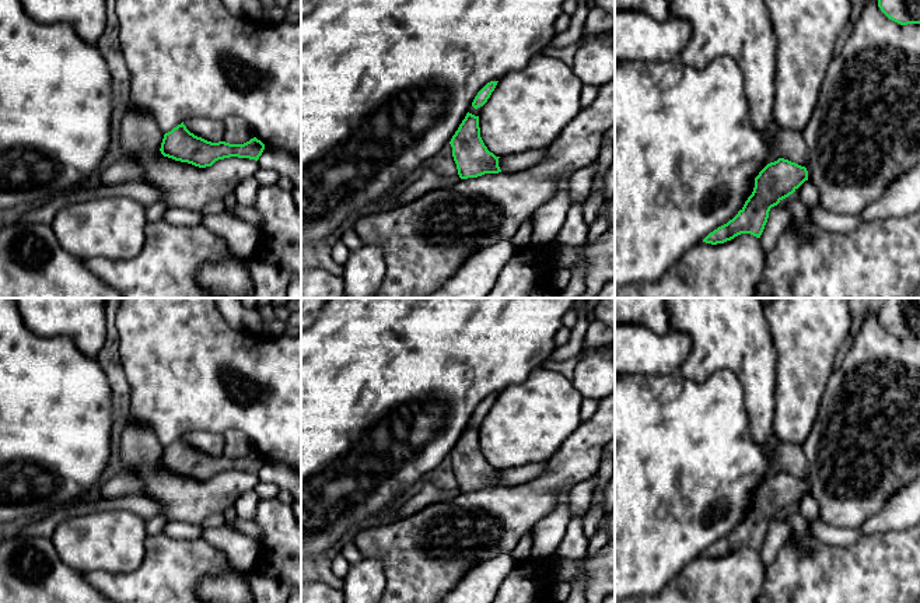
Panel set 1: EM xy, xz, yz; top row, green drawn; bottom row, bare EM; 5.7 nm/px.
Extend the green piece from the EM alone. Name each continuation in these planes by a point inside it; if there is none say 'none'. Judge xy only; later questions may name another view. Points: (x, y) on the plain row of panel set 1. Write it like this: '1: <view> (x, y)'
none

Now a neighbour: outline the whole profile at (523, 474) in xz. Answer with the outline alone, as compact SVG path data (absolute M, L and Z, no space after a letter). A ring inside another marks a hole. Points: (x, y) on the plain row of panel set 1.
M531 463L528 466L500 470L499 480L501 485L520 485L531 481L532 478L541 476L546 469L546 463Z

